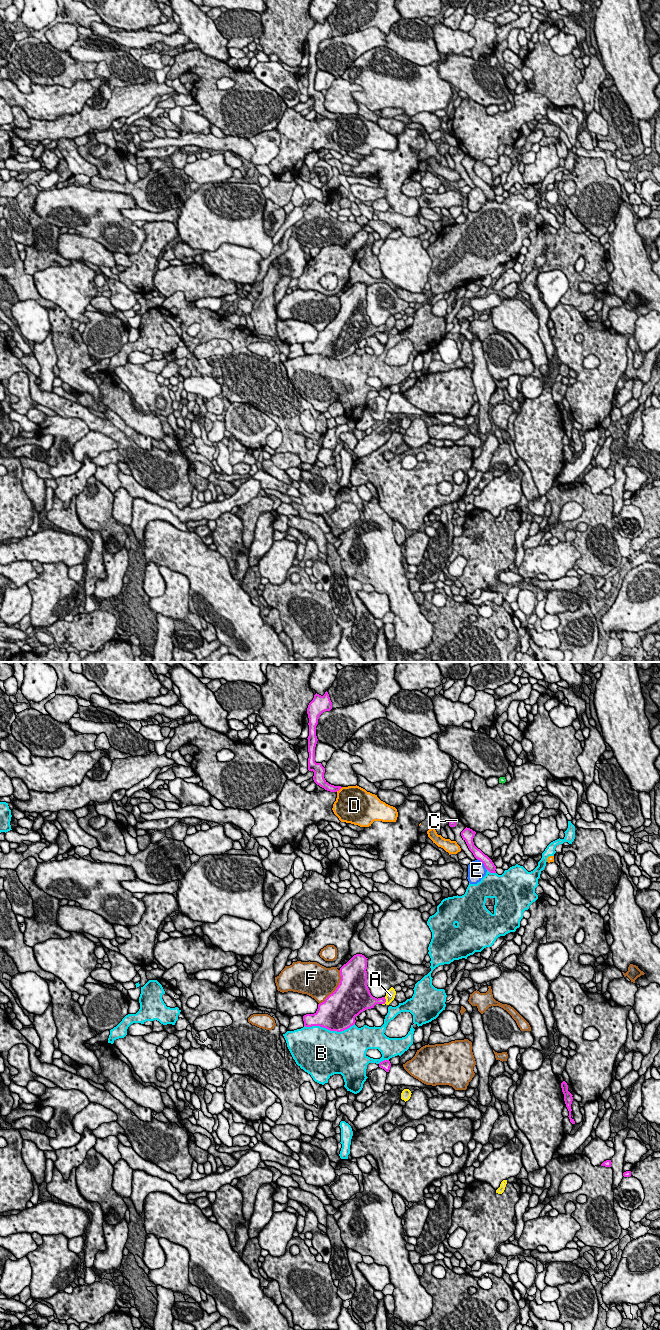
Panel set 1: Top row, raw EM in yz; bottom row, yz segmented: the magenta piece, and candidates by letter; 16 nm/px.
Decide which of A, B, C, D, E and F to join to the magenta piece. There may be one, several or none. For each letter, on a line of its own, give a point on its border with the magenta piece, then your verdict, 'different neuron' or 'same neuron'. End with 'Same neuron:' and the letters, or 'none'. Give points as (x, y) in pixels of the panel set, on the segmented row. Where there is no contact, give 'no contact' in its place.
A: contact yz (385, 1001); different neuron
B: contact yz (329, 1029); different neuron
C: contact yz (454, 821); same neuron
D: contact yz (339, 789); different neuron
E: contact yz (482, 862); different neuron
F: contact yz (336, 988); different neuron
Same neuron: C

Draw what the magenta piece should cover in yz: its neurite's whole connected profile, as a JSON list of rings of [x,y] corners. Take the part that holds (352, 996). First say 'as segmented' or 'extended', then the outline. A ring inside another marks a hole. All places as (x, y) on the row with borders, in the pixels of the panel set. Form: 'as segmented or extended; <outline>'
as segmented; [[[354,955],[340,968],[341,980],[336,990],[318,1004],[314,1014],[303,1016],[304,1026],[320,1026],[341,1032],[356,1022],[355,1017],[376,1004],[385,1004],[385,997],[375,998],[367,986],[367,959]]]

